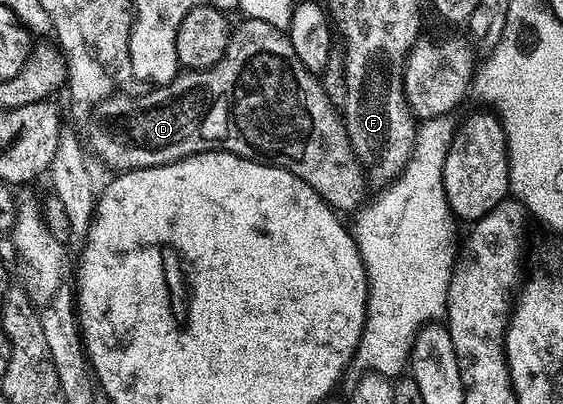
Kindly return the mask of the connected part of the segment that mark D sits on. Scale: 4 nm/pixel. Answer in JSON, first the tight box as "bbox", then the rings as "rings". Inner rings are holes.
{"bbox":[90,19,367,211],"rings":[[[250,19],[240,20],[239,30],[236,28],[231,34],[229,43],[225,47],[225,55],[211,69],[196,69],[194,71],[183,71],[178,74],[167,85],[152,88],[152,93],[147,93],[144,97],[139,97],[135,101],[135,106],[131,106],[131,101],[122,95],[109,97],[102,104],[95,107],[93,116],[90,118],[91,124],[91,145],[100,159],[108,165],[111,171],[126,171],[128,169],[148,169],[158,165],[168,165],[174,161],[180,161],[183,157],[191,157],[194,153],[209,153],[212,151],[222,151],[232,153],[238,157],[248,157],[251,161],[261,161],[269,165],[280,165],[283,169],[289,170],[293,175],[297,175],[309,187],[321,195],[321,199],[327,202],[332,209],[344,211],[351,209],[355,211],[364,204],[363,196],[367,193],[367,177],[363,174],[364,162],[355,154],[351,146],[351,140],[347,134],[347,128],[343,125],[340,110],[330,101],[329,95],[323,89],[323,82],[316,74],[311,73],[297,59],[297,51],[293,51],[290,36],[282,29],[275,29],[264,21],[252,21]]]}

